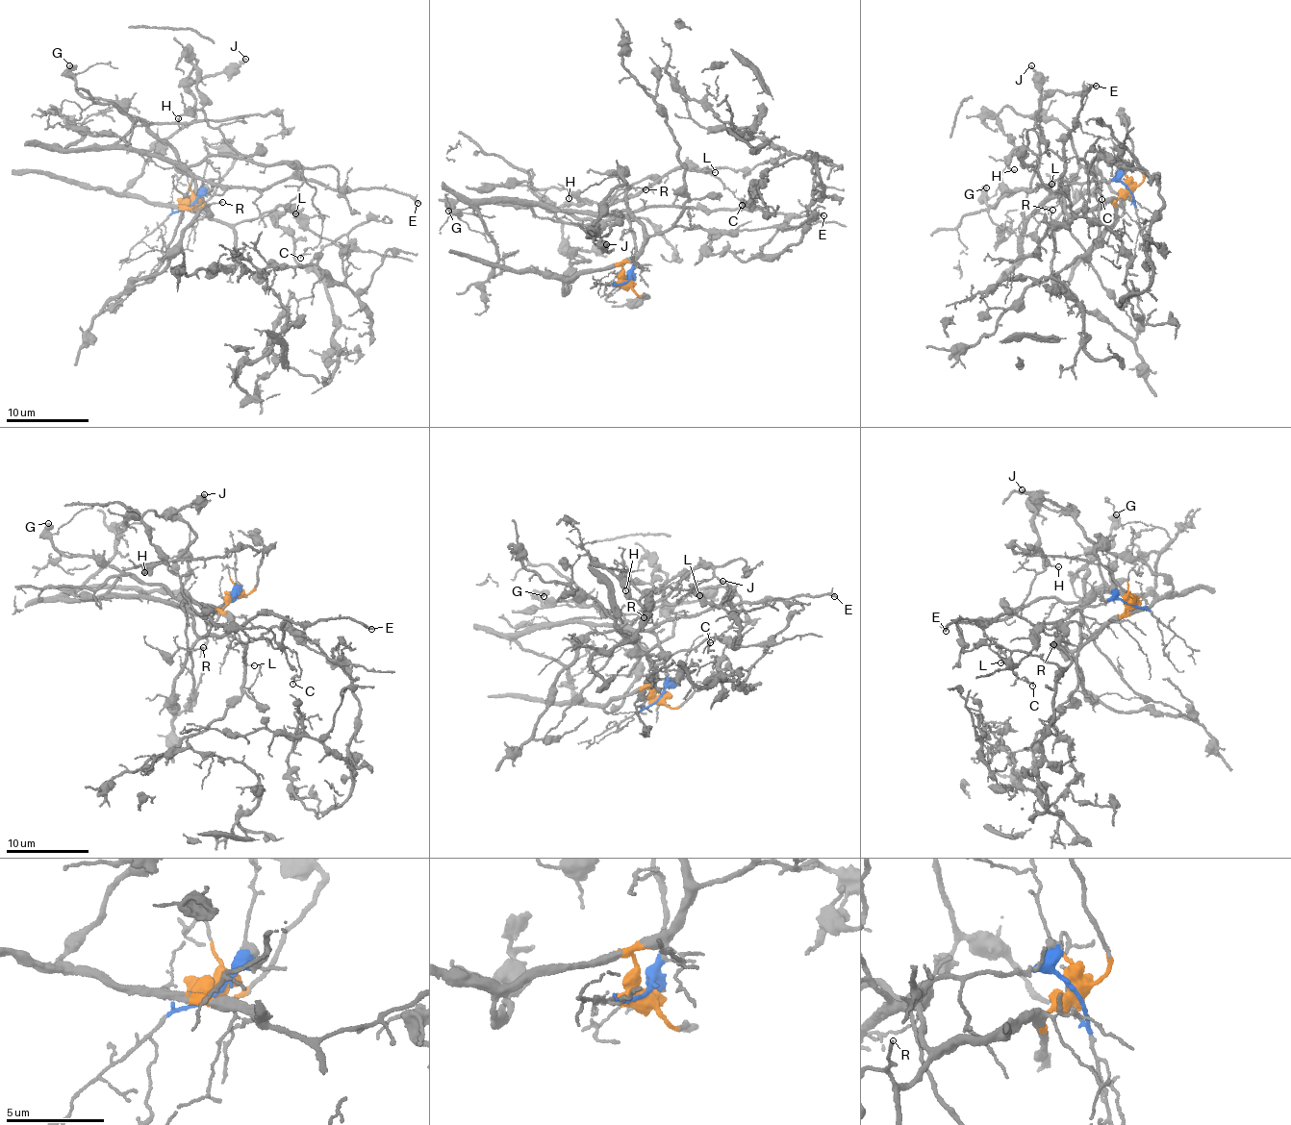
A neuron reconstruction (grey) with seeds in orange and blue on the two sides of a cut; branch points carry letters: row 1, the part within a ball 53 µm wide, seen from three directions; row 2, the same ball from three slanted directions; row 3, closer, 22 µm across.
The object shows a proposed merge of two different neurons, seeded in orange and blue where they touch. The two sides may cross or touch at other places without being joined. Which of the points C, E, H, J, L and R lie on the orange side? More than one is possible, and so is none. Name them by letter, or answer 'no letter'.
H, J, R

